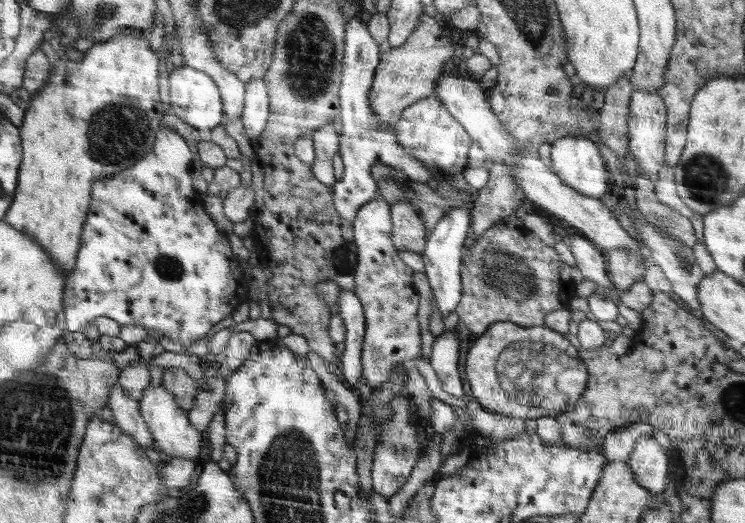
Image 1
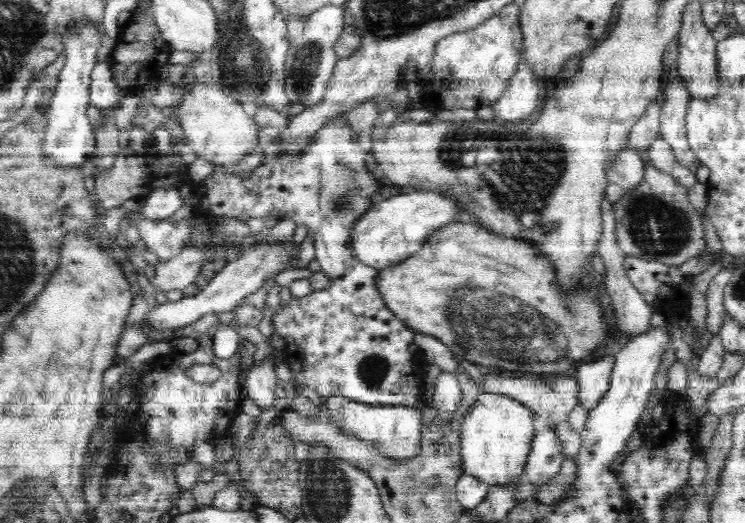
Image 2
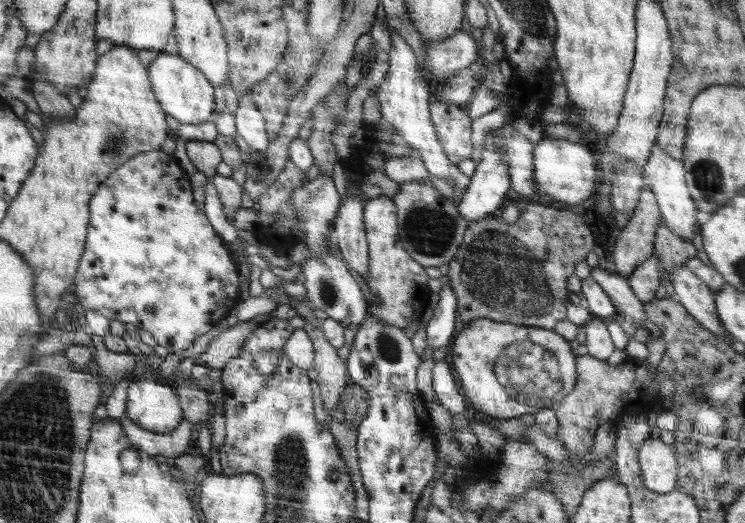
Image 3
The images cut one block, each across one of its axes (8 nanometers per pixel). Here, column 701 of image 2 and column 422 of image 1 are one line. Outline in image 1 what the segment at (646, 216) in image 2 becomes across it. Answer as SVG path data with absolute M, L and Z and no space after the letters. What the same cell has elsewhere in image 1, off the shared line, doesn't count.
M408 201L396 202L391 205L391 219L390 237L394 246L399 250L421 254L429 237L418 208Z

